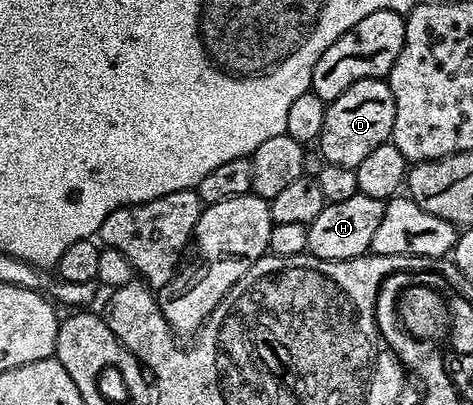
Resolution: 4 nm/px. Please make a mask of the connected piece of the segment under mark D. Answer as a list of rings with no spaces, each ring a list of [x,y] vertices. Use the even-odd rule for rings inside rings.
[[[387,79],[359,80],[354,82],[337,100],[331,101],[326,110],[326,122],[322,130],[318,147],[329,164],[355,169],[362,158],[367,158],[374,146],[385,143],[392,135],[394,126],[394,94]]]

